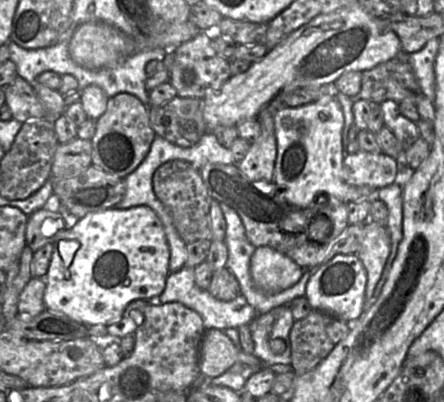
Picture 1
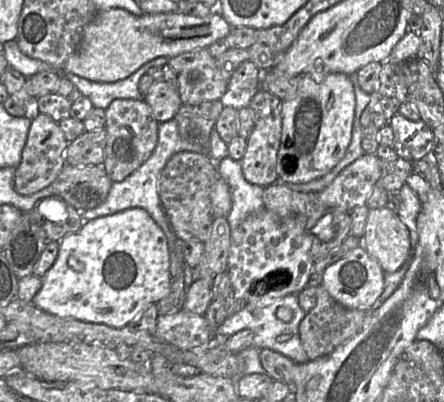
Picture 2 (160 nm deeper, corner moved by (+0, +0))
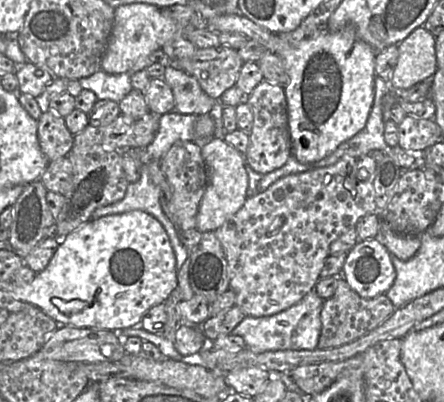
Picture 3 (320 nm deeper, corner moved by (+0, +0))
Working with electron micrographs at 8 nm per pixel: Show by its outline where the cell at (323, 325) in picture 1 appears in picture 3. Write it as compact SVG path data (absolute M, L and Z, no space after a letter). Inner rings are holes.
M340 277L334 295L323 303L321 310L322 327L317 349L336 348L348 344L378 327L394 311L394 305L385 294L371 299L362 298Z

